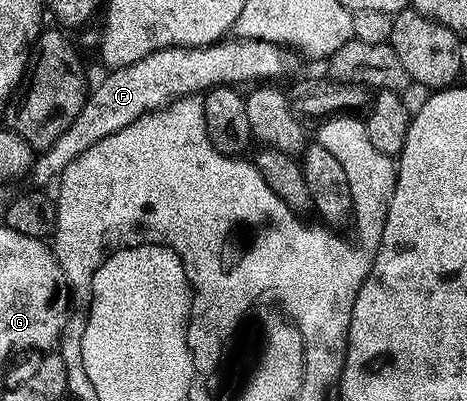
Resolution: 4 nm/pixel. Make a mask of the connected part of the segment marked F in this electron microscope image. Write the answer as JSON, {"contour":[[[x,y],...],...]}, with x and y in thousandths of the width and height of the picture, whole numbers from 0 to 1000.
{"contour":[[[478,95],[465,110],[437,110],[430,120],[334,125],[325,135],[300,145],[300,155],[283,155],[283,165],[229,177],[225,182],[229,190],[203,219],[199,212],[191,222],[171,284],[163,284],[163,304],[154,304],[154,314],[146,314],[146,324],[137,324],[137,334],[128,334],[128,344],[120,344],[120,354],[111,354],[111,364],[96,369],[75,397],[69,421],[69,449],[81,456],[75,461],[99,464],[90,459],[103,456],[105,449],[107,456],[122,451],[124,441],[133,436],[133,426],[146,414],[146,404],[154,404],[171,384],[180,384],[180,374],[188,374],[188,364],[206,364],[206,354],[214,354],[214,344],[231,344],[231,334],[248,334],[248,324],[266,324],[266,314],[291,304],[308,284],[355,267],[370,249],[383,249],[394,239],[420,239],[452,219],[520,214],[518,209],[533,212],[537,204],[587,204],[593,202],[587,200],[593,190],[612,190],[630,170],[627,145],[632,147],[632,142],[602,110],[563,100],[493,97]]]}

